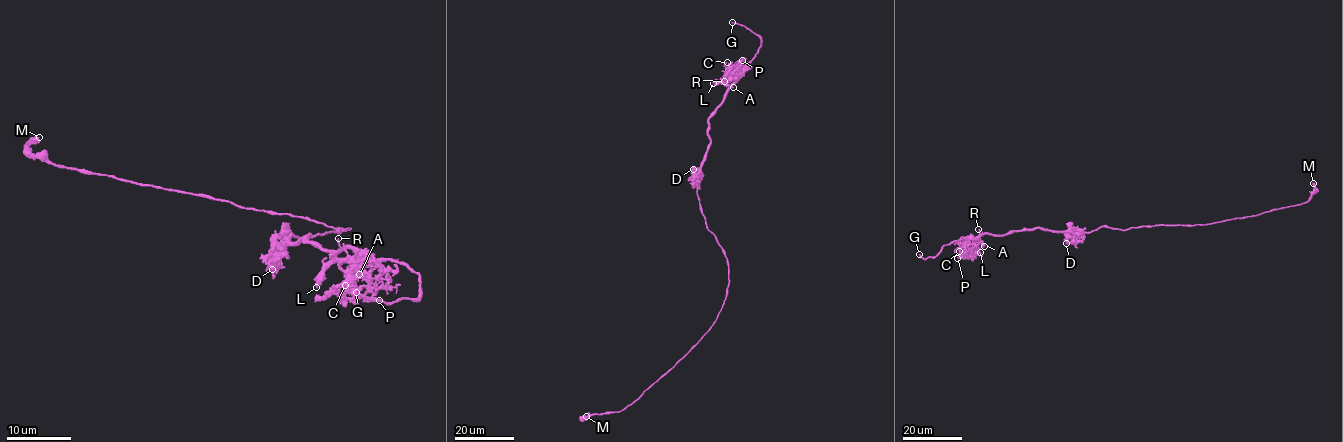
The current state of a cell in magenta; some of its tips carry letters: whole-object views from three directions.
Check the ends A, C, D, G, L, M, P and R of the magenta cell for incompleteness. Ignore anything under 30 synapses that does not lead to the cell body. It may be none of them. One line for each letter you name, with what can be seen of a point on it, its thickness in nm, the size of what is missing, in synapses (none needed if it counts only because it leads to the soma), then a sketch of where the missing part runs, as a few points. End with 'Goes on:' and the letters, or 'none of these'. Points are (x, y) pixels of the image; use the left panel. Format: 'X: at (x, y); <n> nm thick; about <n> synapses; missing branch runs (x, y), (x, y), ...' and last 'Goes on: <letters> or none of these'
G: at (356, 292); 240 nm thick; missing branch runs (356, 292), (316, 276), (291, 274), (252, 263), (231, 250), (214, 247), (178, 250), (175, 253)
Goes on: G

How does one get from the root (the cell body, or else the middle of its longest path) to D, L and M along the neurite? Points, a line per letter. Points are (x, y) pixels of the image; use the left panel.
D: (322, 234), (301, 238), (288, 232), (280, 243), (277, 264), (272, 269)
L: (322, 234), (288, 232), (280, 245), (309, 235), (317, 247), (358, 248), (367, 258), (335, 260), (316, 287)
M: (322, 234), (350, 229), (246, 209), (228, 201), (139, 185), (113, 175), (58, 167), (29, 149), (39, 137)

